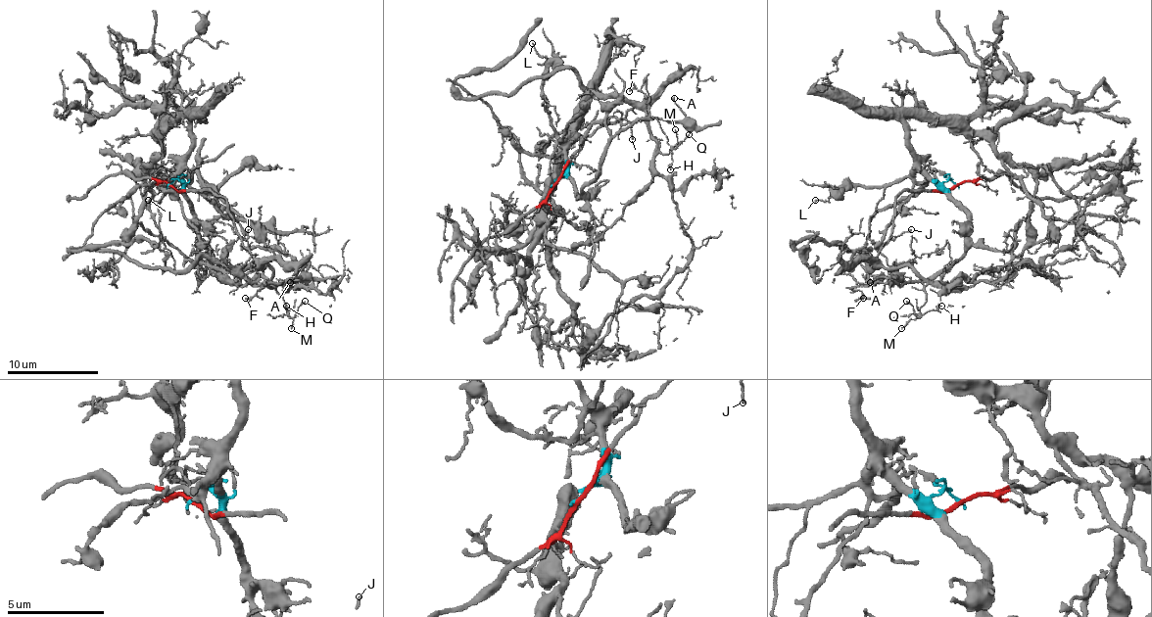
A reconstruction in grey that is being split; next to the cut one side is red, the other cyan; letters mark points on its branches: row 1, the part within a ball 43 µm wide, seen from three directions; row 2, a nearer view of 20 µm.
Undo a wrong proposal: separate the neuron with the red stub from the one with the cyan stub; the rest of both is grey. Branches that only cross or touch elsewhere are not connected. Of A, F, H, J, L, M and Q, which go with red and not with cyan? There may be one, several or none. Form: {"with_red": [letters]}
{"with_red": ["H", "J", "M", "Q"]}

